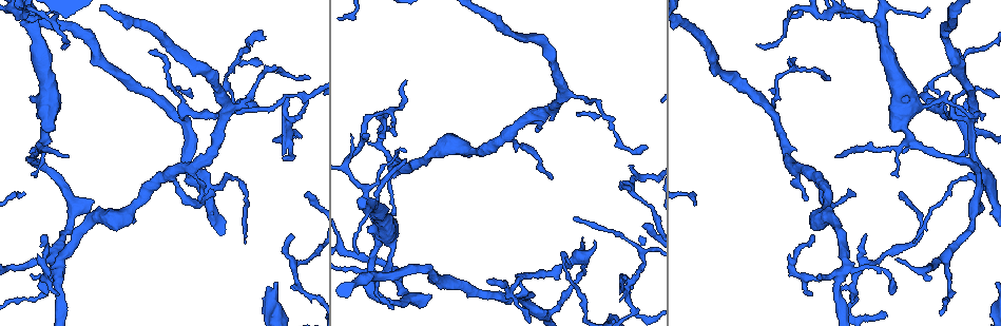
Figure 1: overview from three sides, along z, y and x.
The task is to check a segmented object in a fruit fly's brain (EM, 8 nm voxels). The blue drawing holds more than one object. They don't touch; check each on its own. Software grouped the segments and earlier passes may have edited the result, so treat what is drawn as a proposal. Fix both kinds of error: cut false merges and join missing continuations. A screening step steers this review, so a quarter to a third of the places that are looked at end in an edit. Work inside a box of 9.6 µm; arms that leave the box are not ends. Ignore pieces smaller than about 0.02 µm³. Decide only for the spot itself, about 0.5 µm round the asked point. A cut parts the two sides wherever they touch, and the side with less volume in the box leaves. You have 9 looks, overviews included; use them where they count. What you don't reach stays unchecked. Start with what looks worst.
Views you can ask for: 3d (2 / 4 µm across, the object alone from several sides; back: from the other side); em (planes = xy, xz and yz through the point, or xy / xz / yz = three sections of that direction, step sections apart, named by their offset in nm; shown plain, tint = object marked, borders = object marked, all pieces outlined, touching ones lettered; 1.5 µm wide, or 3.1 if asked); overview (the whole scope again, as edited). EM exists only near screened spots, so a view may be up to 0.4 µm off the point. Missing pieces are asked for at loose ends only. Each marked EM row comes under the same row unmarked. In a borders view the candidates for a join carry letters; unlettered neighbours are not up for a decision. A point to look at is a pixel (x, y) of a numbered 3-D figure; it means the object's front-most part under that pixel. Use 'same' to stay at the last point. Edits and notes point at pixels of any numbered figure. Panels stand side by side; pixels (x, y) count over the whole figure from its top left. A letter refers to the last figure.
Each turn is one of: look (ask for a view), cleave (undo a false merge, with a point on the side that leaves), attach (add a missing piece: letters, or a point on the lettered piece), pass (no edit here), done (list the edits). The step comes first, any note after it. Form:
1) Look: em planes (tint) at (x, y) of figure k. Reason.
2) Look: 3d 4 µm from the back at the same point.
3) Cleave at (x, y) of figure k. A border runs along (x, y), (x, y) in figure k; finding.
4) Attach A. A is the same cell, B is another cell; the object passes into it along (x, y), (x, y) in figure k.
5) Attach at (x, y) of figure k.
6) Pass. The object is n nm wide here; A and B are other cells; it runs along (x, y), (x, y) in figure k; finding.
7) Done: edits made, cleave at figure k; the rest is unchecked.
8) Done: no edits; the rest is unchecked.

Look: 3d 2 µm at (788, 60) of figure 1. Free end.

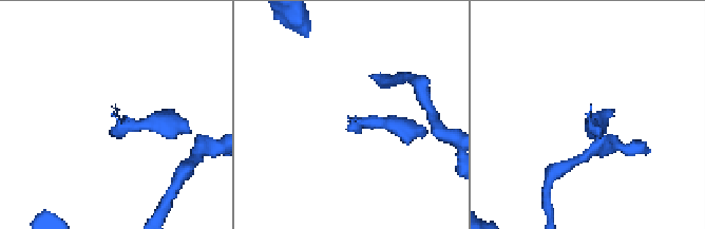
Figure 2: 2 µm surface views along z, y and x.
Look: em planes (borders) at (588, 113) of figure 2. Now the EM.

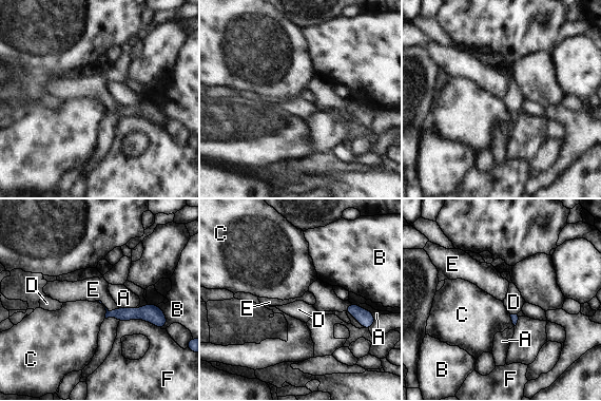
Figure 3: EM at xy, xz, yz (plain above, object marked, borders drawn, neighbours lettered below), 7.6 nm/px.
Attach E. E is the same cell, A, B, C, D and F are other cells; the object passes into it along (123, 314), (108, 309), (93, 289) in figure 3; it goes on there.

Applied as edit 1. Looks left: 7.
Look: overview.

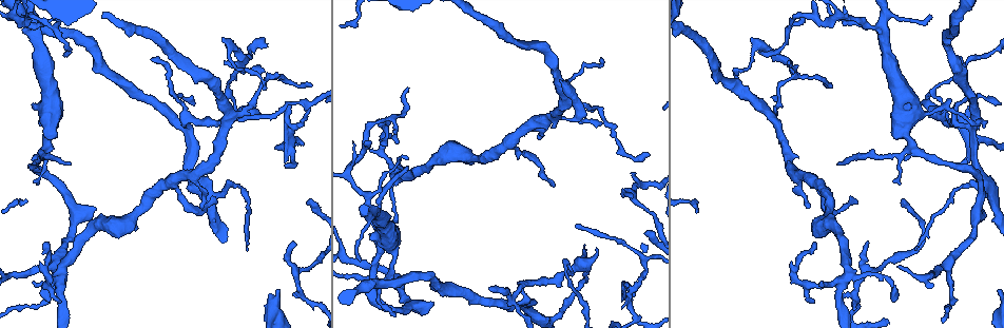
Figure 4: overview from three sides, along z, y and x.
Look: em planes (tint) at (938, 110) of figure 4. Calibre changes.

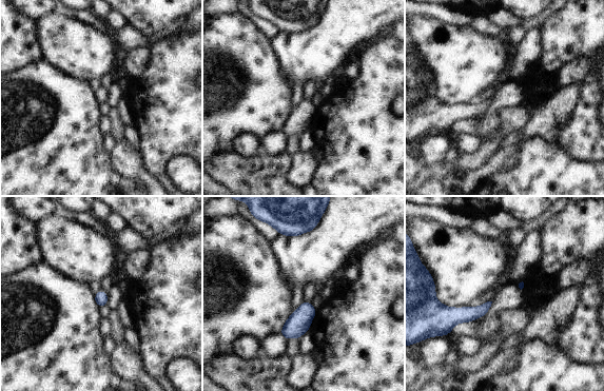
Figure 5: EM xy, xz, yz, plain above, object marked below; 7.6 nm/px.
Look: em planes (borders) at the same point.

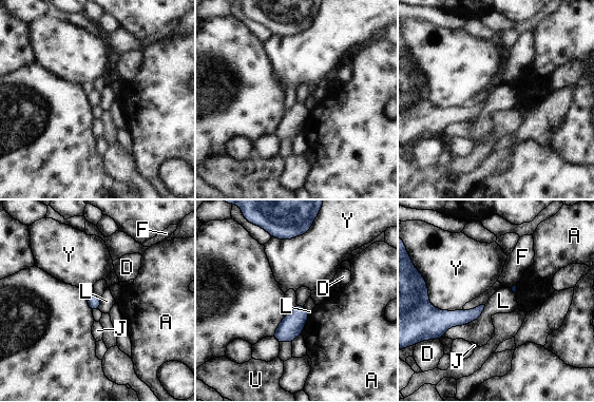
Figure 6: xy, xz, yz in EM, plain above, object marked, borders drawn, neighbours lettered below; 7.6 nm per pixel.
Pass. A, D, F, J, L, U and Y are other cells; it runs along (480, 308), (442, 328) in figure 6; all the same cell.

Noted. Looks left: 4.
Look: em yz step 8 (tint) at (539, 138) of figure 4. Tapers out.

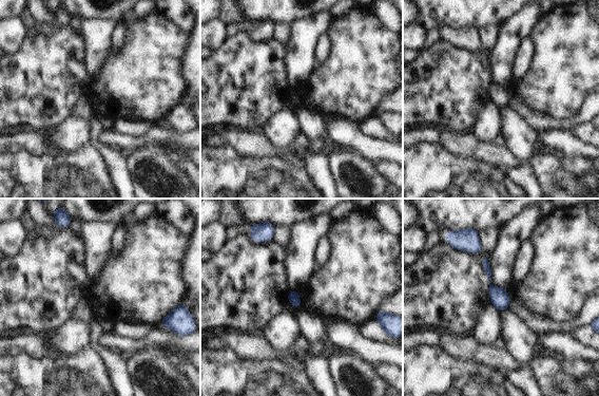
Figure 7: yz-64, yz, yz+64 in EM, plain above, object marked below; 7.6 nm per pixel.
Look: em planes (borders) at the same point. Another direction.

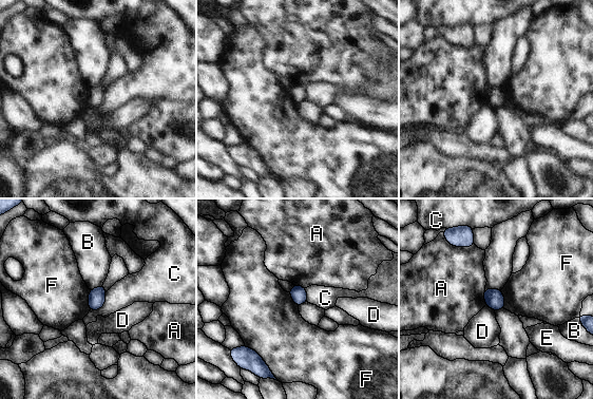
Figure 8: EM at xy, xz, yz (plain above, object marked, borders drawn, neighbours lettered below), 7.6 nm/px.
Pass. A, B, C, D, E and F are other cells; a border runs along (245, 345), (252, 348), (269, 367) in figure 8; none of them fits.

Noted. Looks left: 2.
Look: em planes (tint) at (561, 311) of figure 4. Thick turns thin.

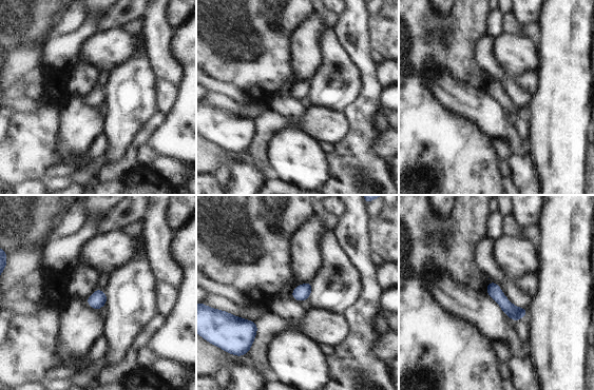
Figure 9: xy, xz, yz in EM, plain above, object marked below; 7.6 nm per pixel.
Look: em planes (borders) at the same point. What lies round it.

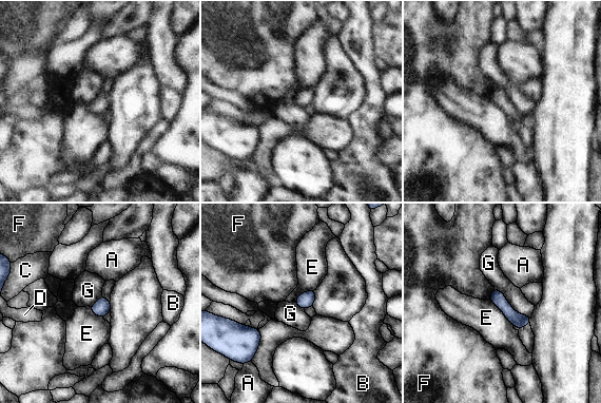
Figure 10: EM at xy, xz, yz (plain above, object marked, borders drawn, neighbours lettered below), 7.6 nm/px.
Pass. The object is 100 nm wide here; A, B, C, D, E, F and G are other cells; a border runs along (492, 285), (516, 311), (530, 318) in figure 10; all the same cell.

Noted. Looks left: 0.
Done: edits made, attach at figure 3; the rest is unchecked.

